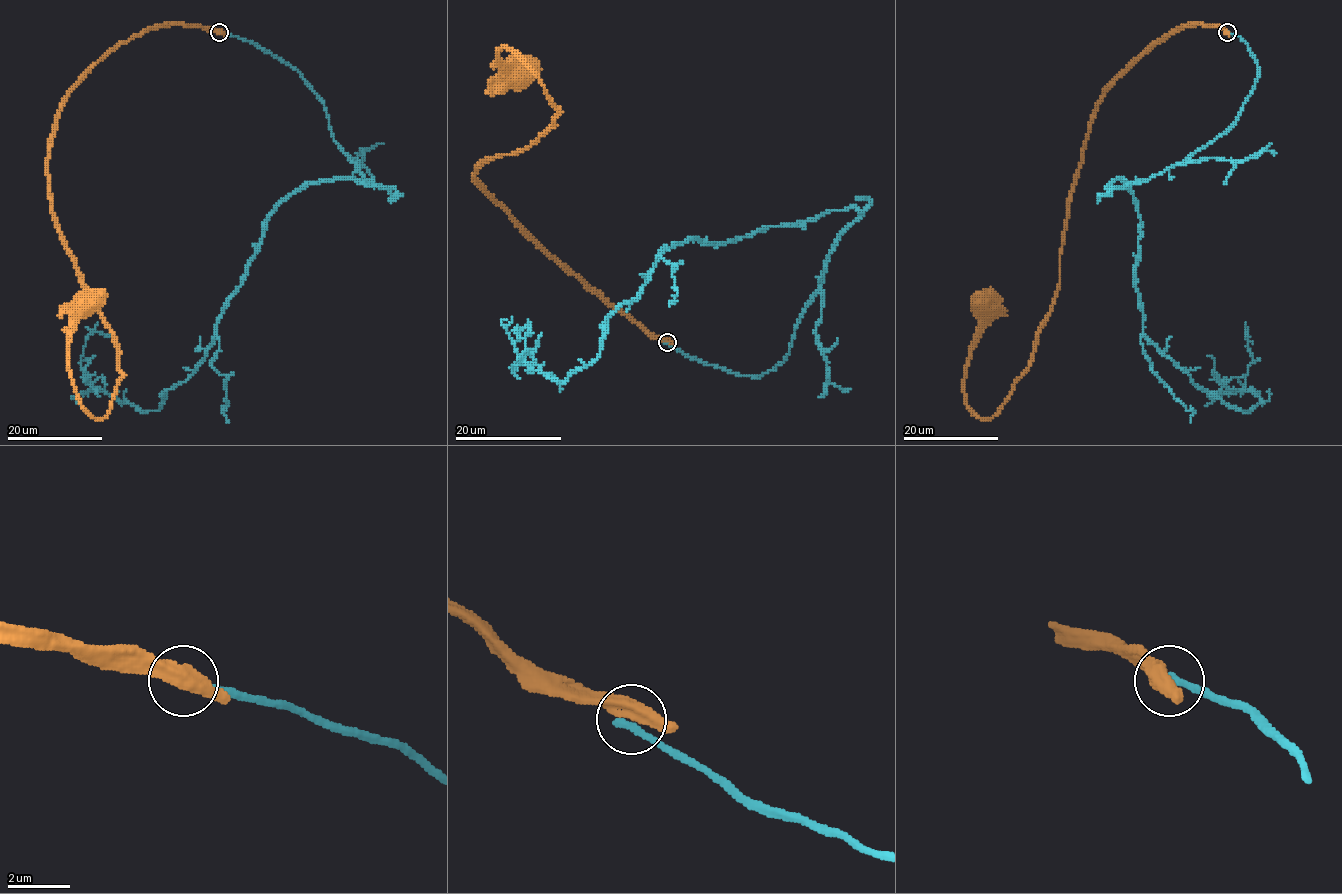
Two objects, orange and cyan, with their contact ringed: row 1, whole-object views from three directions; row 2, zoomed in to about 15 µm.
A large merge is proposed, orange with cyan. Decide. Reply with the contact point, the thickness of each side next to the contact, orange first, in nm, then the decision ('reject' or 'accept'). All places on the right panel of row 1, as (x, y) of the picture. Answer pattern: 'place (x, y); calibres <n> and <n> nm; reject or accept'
place (1227, 32); calibres 460 and 280 nm; reject

